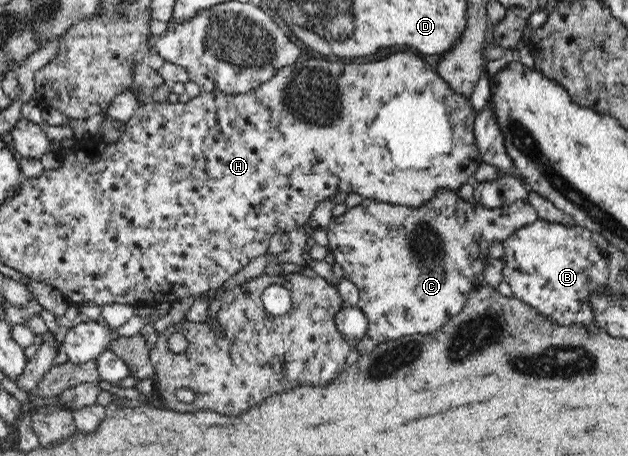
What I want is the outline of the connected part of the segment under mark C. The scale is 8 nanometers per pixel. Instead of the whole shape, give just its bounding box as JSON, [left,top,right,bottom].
[326,189,539,344]

